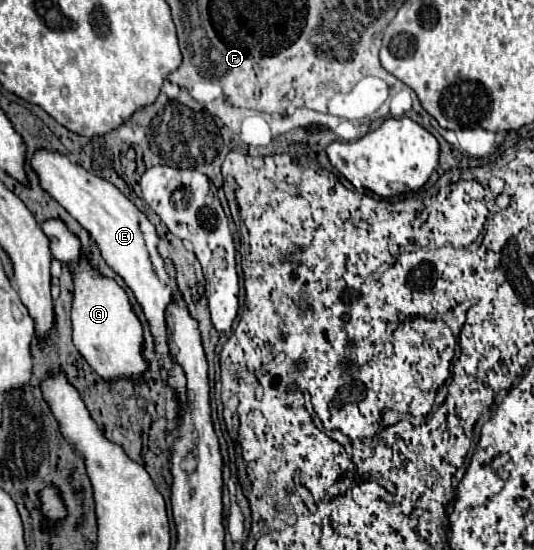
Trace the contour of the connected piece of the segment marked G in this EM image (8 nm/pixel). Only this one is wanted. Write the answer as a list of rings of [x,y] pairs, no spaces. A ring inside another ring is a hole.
[[[51,219],[41,223],[43,233],[51,241],[51,255],[61,263],[69,263],[73,267],[75,277],[75,299],[73,299],[73,343],[85,361],[93,367],[97,375],[103,379],[117,379],[121,375],[129,375],[133,379],[141,377],[147,363],[141,357],[143,345],[143,329],[137,315],[131,309],[127,293],[113,281],[89,267],[89,263],[81,257],[79,239],[69,233],[63,221]]]

